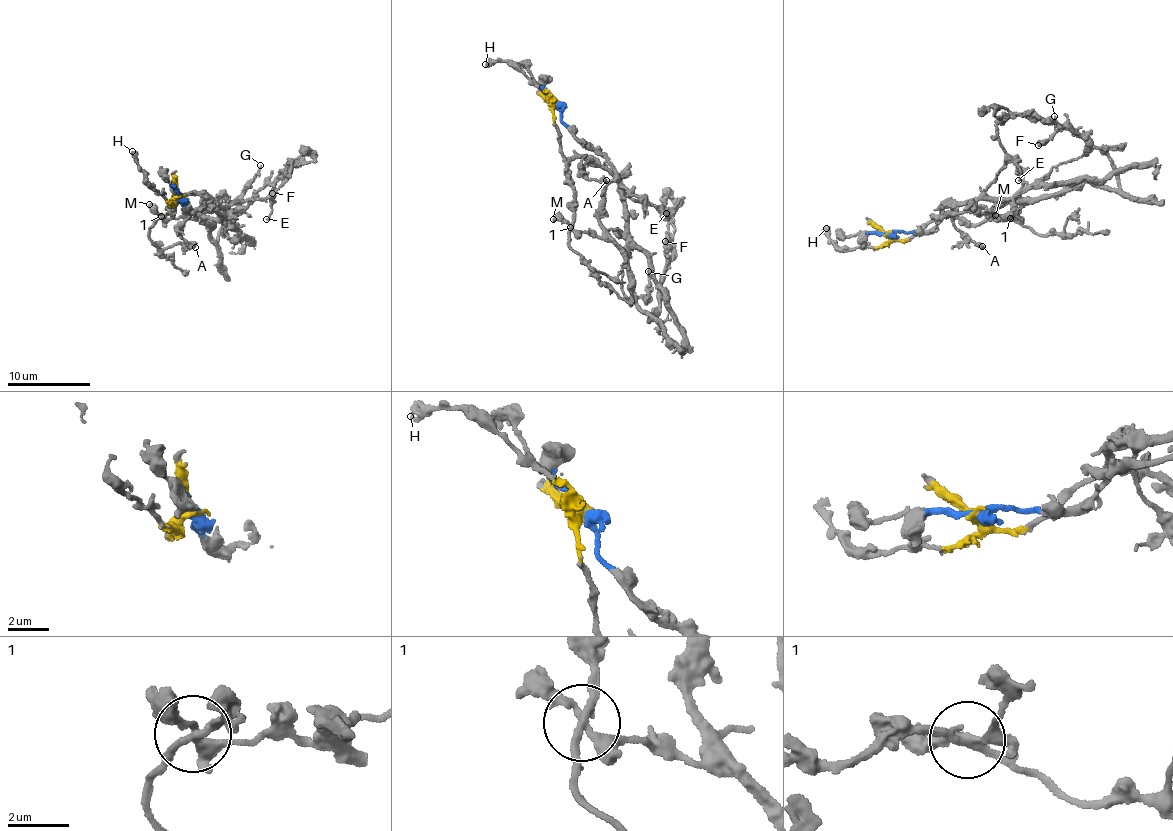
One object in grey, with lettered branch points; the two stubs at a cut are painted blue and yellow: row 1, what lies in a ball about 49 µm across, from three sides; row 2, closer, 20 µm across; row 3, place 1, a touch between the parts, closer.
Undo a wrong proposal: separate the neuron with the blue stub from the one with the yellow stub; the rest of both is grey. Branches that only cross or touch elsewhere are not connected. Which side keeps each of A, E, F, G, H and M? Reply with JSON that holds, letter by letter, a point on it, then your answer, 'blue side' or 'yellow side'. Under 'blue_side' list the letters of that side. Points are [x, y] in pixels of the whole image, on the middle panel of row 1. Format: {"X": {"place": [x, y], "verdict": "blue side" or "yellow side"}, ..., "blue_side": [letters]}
{"A": {"place": [606, 180], "verdict": "yellow side"}, "E": {"place": [666, 213], "verdict": "yellow side"}, "F": {"place": [665, 241], "verdict": "blue side"}, "G": {"place": [648, 271], "verdict": "yellow side"}, "H": {"place": [485, 64], "verdict": "yellow side"}, "M": {"place": [553, 219], "verdict": "blue side"}, "blue_side": ["F", "M"]}

